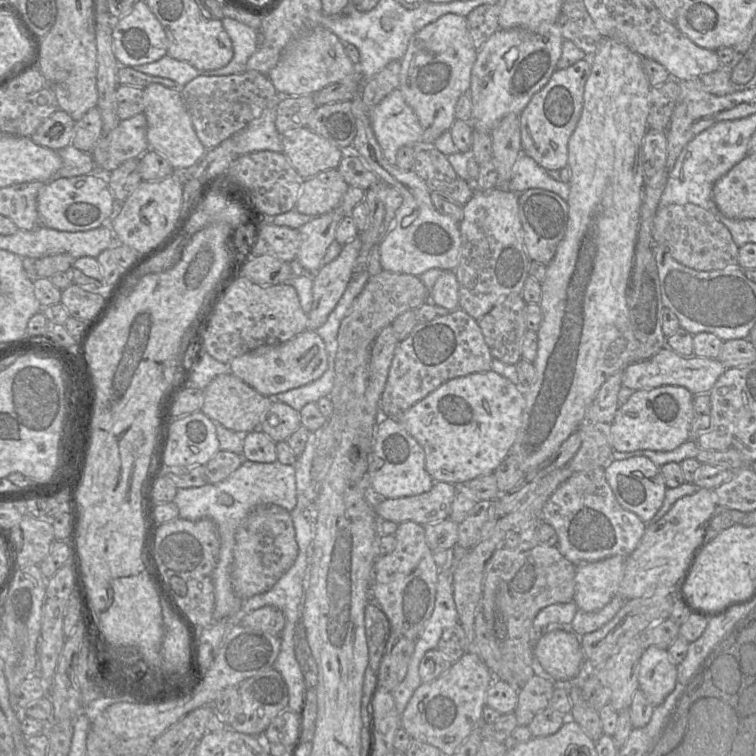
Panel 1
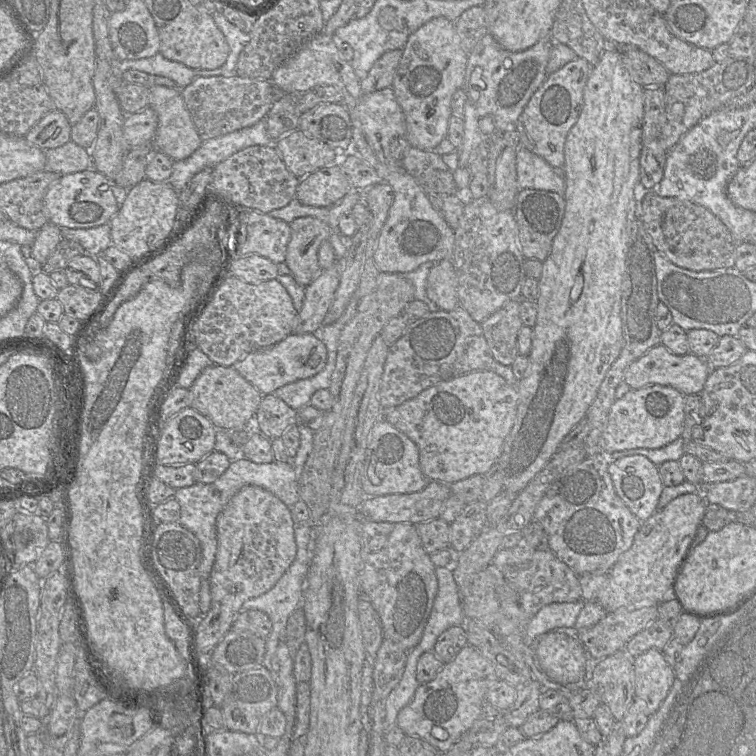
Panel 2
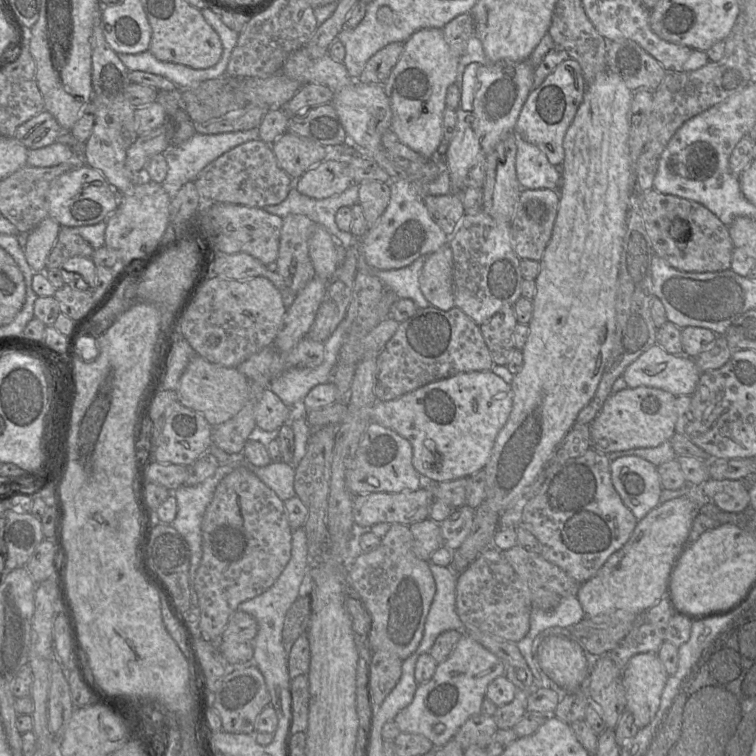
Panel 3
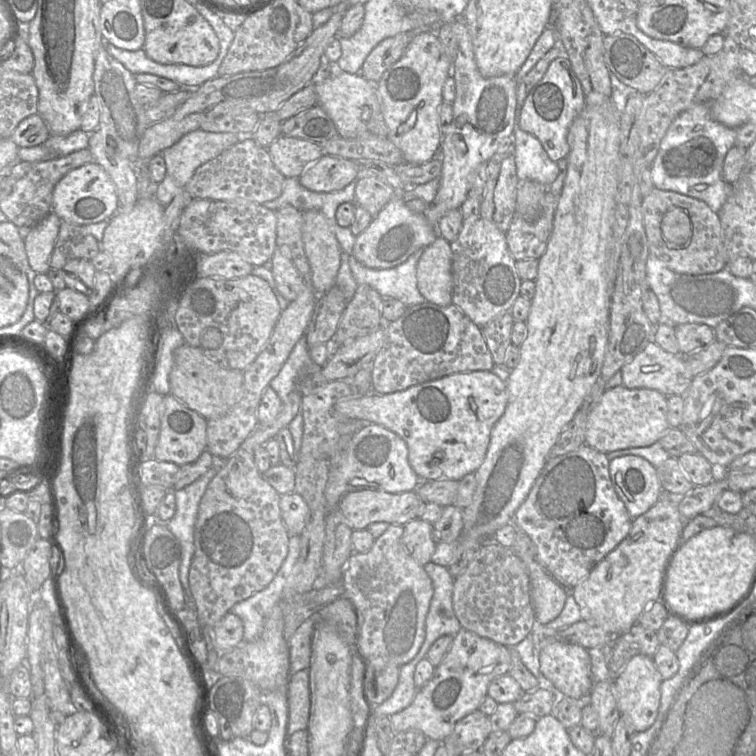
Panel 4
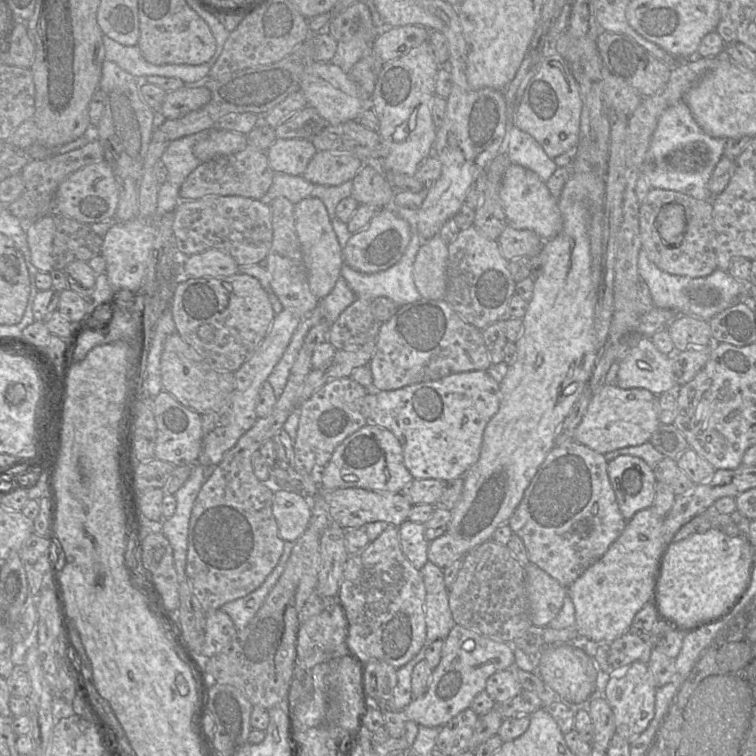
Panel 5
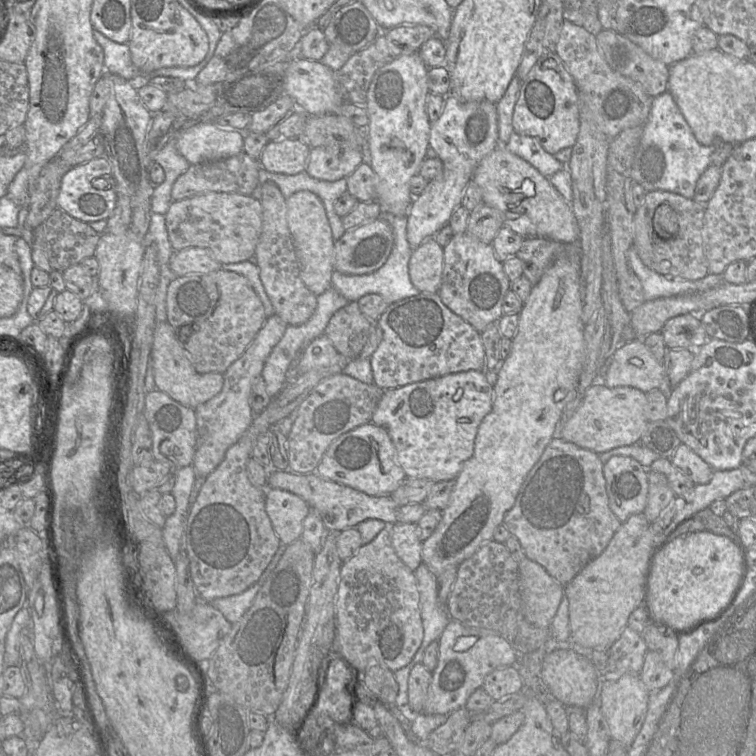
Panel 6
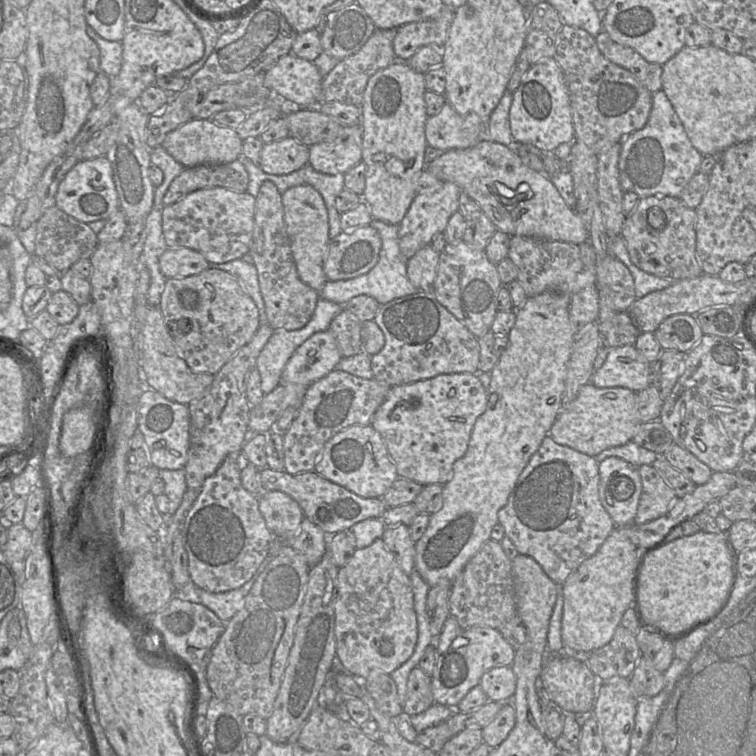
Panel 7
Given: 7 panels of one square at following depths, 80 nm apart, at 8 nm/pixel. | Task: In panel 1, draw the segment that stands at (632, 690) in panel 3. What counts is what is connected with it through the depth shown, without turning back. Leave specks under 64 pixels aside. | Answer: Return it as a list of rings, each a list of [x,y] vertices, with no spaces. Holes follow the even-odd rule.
[[[650,646],[644,649],[638,670],[639,690],[641,690],[653,706],[661,704],[674,690],[677,683],[677,665],[671,660],[667,648]]]

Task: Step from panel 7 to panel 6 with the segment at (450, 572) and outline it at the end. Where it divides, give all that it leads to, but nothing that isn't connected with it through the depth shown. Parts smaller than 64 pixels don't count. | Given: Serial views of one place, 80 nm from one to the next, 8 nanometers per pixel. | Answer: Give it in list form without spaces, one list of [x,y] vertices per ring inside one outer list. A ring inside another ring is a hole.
[[[578,242],[564,243],[563,251],[559,253],[552,265],[543,273],[539,282],[532,287],[528,299],[525,301],[520,313],[518,327],[512,338],[510,354],[503,361],[503,365],[498,372],[496,384],[493,386],[494,399],[493,407],[481,421],[475,437],[473,455],[466,460],[455,479],[455,485],[451,492],[448,505],[441,511],[442,518],[432,535],[422,542],[422,561],[430,571],[438,577],[441,573],[451,567],[458,567],[464,560],[471,557],[478,548],[485,542],[493,540],[494,530],[503,524],[505,514],[514,506],[520,488],[526,476],[542,456],[546,446],[551,439],[557,435],[557,422],[567,403],[574,399],[577,390],[578,376],[584,360],[584,322],[582,319],[582,294],[580,284],[580,261],[581,248]]]

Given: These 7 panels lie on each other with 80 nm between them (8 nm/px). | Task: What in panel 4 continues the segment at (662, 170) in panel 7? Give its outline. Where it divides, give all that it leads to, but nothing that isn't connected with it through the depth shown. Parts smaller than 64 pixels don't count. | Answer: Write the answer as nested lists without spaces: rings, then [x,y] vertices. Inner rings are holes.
[[[709,103],[685,110],[668,128],[650,166],[654,187],[701,200],[718,213],[733,190],[733,184],[723,179],[722,171],[726,154],[735,145],[736,133],[737,129],[713,119]]]

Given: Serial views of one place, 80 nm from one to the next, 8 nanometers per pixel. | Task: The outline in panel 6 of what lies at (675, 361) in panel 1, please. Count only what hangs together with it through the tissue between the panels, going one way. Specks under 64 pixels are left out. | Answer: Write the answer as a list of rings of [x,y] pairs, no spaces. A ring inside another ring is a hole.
[[[641,337],[617,348],[603,384],[608,388],[633,387],[644,393],[653,389],[669,393],[673,389],[668,384],[664,363],[653,356]]]

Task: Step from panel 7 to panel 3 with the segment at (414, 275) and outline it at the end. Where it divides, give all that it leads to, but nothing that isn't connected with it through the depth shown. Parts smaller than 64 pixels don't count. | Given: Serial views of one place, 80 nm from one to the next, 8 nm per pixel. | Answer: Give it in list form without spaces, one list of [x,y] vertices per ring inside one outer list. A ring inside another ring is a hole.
[[[446,244],[426,256],[419,275],[420,290],[434,307],[448,311],[455,306],[452,250]]]

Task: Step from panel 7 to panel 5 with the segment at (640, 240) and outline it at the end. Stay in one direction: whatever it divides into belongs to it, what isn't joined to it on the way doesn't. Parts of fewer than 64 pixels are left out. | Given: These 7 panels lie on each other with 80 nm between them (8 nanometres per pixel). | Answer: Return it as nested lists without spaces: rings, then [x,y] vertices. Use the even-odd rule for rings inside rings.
[[[652,188],[639,208],[639,227],[642,250],[648,259],[660,270],[680,276],[698,278],[710,275],[717,269],[717,257],[714,249],[715,230],[711,201],[697,200],[681,192]],[[676,203],[685,210],[686,229],[683,240],[678,245],[664,242],[656,228],[656,218],[660,209],[667,204]]]

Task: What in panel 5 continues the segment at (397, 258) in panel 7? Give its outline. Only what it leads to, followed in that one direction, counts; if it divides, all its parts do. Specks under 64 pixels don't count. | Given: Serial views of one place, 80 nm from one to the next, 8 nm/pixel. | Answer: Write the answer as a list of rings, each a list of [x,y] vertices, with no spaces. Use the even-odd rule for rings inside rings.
[[[392,204],[389,207],[391,207],[396,215],[404,219],[409,224],[412,234],[410,242],[406,247],[401,259],[390,268],[374,273],[363,273],[344,263],[341,268],[341,276],[345,279],[348,286],[354,292],[357,298],[373,299],[375,297],[386,297],[391,299],[398,306],[401,306],[415,302],[422,298],[416,289],[412,276],[412,270],[416,254],[424,241],[420,238],[417,231],[418,209]]]

